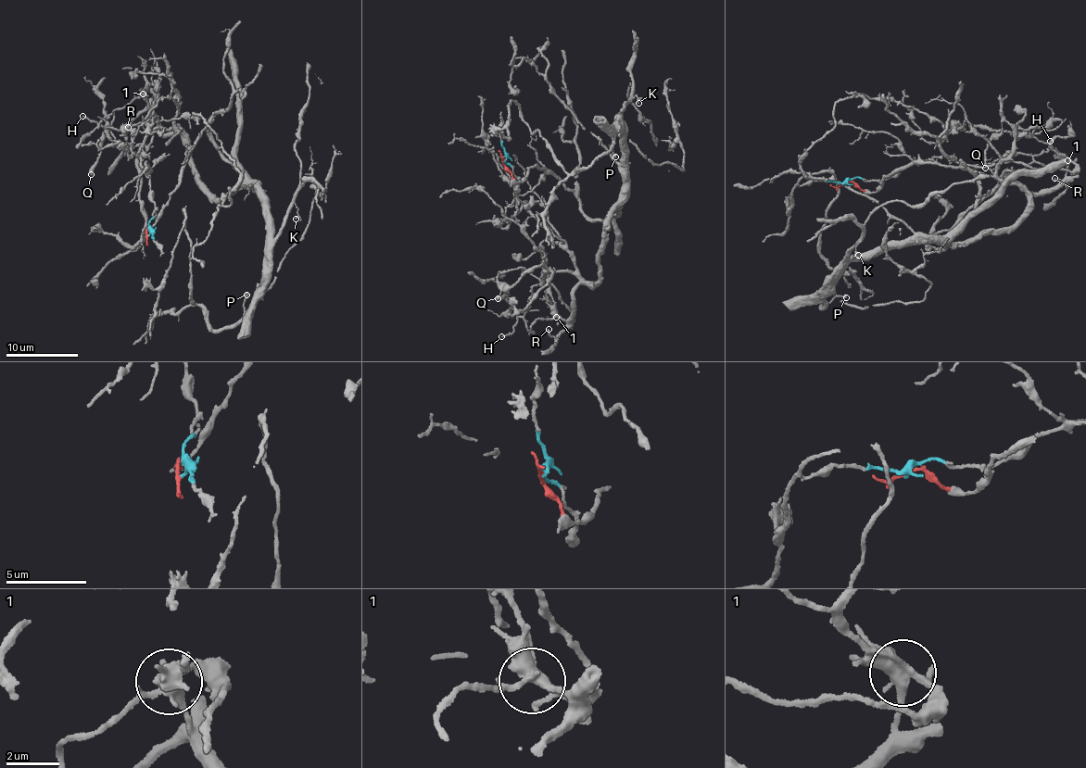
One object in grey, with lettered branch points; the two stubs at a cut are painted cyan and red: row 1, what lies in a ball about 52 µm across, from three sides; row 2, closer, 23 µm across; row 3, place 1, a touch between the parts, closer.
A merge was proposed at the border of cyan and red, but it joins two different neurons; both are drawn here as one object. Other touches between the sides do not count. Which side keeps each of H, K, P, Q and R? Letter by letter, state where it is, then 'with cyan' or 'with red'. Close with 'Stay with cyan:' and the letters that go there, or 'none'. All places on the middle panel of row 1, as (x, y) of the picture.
H: at (501, 336); with cyan
K: at (638, 103); with red
P: at (615, 157); with red
Q: at (498, 298); with cyan
R: at (549, 329); with red
Stay with cyan: H, Q

